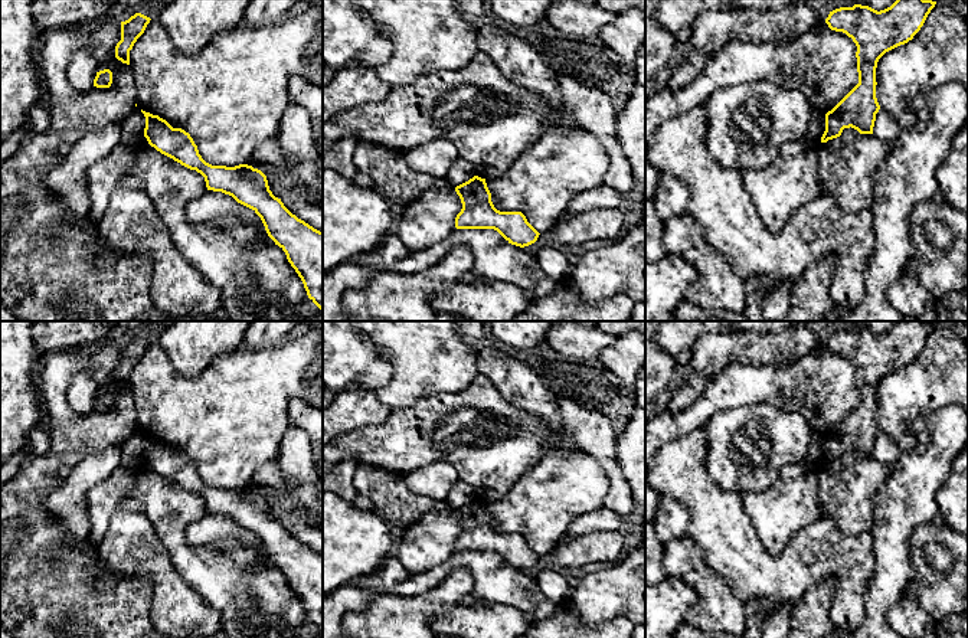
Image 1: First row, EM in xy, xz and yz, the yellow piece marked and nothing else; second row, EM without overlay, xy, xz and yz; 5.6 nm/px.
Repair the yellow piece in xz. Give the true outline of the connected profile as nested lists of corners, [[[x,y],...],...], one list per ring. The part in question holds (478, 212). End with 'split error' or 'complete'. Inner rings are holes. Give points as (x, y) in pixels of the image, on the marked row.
[[[474,176],[455,187],[462,209],[455,217],[457,229],[494,229],[508,243],[524,248],[534,243],[539,232],[521,212],[500,212],[491,202],[485,179]]]; complete

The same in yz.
[[[896,0],[880,12],[861,4],[830,12],[825,19],[828,27],[846,33],[857,46],[859,84],[825,114],[821,143],[840,137],[850,127],[860,134],[873,134],[880,109],[876,98],[877,62],[886,52],[912,40],[935,4],[932,0]]]; complete

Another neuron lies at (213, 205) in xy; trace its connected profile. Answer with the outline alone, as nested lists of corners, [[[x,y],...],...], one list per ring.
[[[209,190],[206,194],[189,202],[186,215],[192,225],[203,225],[218,219],[239,220],[246,228],[256,230],[266,243],[275,245],[255,210],[238,203],[232,196],[222,192]]]

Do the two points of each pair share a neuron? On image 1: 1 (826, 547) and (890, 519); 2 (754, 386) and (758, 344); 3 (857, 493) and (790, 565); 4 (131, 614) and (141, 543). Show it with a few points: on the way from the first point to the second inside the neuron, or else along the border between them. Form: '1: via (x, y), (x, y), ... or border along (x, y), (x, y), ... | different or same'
1: border along (867, 530), (876, 563) | different
2: border along (790, 363), (731, 363), (723, 369) | different
3: border along (821, 516), (831, 516), (847, 533), (866, 530) | different
4: border along (105, 562), (144, 576), (151, 605) | different

